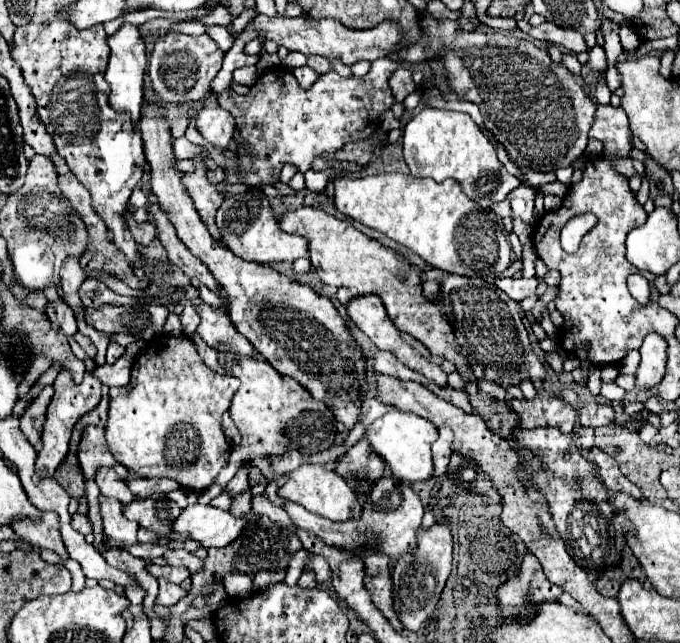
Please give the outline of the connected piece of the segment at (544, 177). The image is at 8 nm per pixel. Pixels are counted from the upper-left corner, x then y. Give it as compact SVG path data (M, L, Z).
M520 169L520 173L524 177L524 181L522 181L523 185L528 185L528 187L536 187L540 183L552 183L552 181L556 181L554 173L538 173L538 171L530 171L530 169Z

